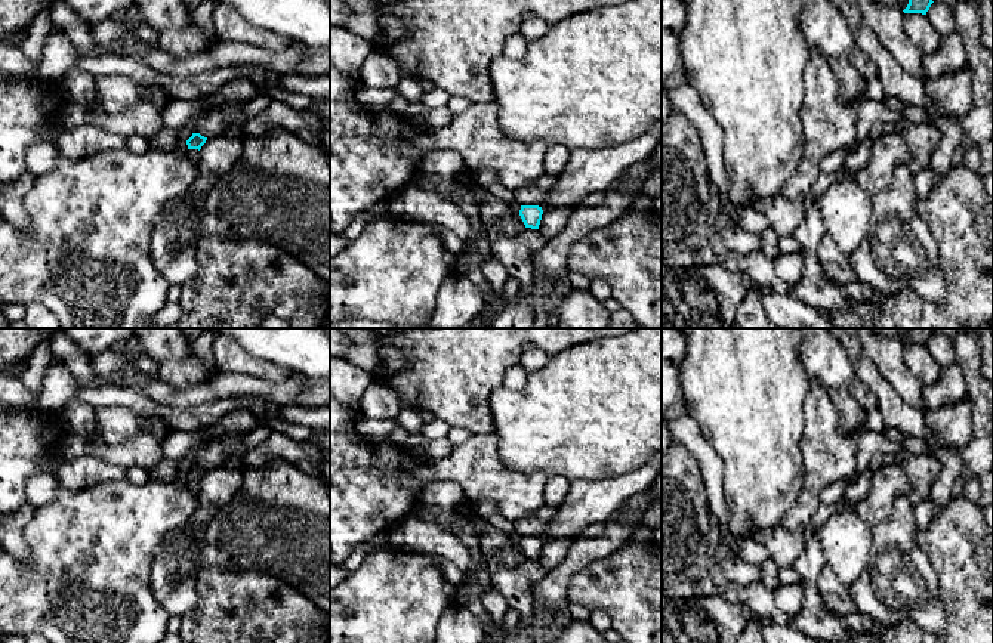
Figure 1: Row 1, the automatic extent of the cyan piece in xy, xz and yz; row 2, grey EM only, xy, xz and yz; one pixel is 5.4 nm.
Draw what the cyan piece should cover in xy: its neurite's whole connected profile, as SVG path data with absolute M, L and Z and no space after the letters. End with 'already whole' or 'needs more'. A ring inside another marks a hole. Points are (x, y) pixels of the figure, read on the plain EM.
M192 464L192 467L186 472L188 476L188 486L198 497L200 491L200 480L206 474L207 469L201 467L200 464Z; needs more

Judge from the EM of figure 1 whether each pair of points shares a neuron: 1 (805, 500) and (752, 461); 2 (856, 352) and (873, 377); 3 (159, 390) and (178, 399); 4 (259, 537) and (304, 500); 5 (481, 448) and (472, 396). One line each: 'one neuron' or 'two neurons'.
1: two neurons
2: one neuron
3: one neuron
4: one neuron
5: two neurons

